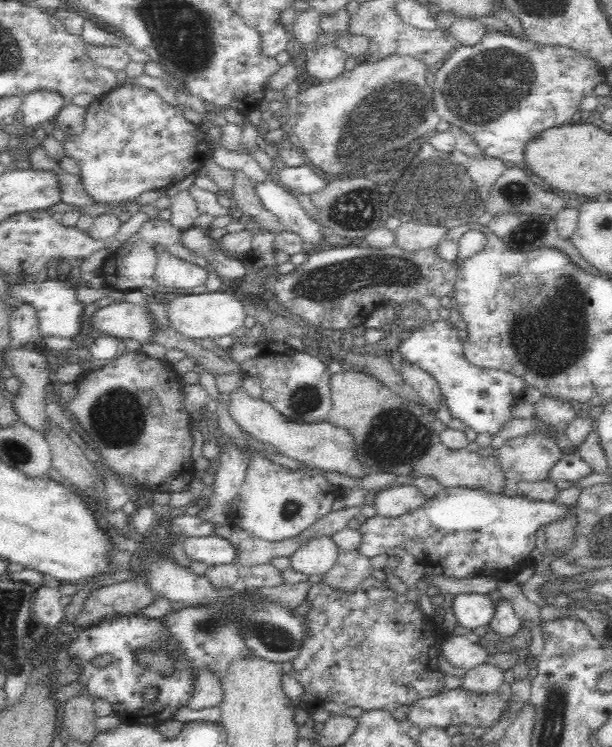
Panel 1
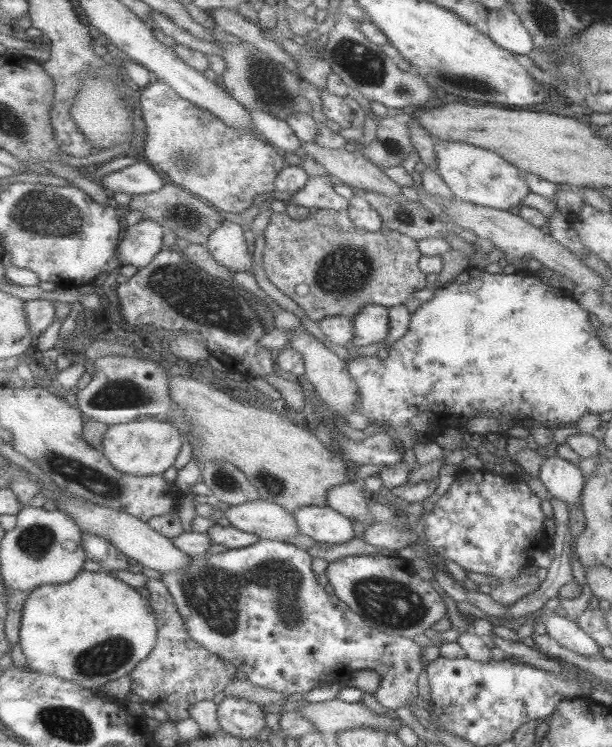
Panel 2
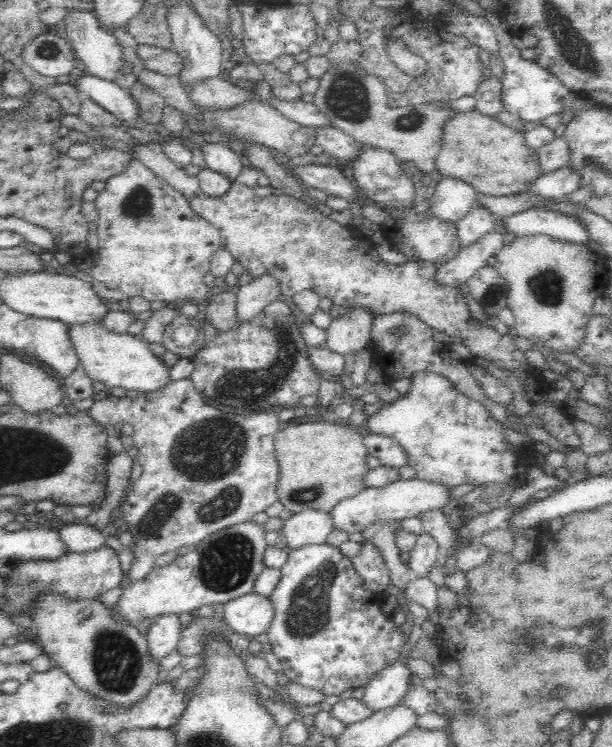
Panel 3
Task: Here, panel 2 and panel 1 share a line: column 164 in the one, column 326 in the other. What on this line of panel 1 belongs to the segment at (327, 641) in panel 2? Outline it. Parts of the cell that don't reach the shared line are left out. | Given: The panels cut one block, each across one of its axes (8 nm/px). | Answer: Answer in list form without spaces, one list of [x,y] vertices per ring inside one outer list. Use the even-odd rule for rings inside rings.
[[[339,551],[336,564],[328,570],[323,580],[332,587],[353,591],[361,580],[372,574],[369,558],[360,551]]]

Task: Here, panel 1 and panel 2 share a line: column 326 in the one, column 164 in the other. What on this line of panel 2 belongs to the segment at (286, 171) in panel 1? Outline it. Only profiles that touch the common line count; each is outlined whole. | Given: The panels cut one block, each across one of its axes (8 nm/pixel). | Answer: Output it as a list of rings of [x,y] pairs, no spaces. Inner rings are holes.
[[[147,160],[113,171],[101,178],[101,186],[115,192],[142,195],[157,192],[169,180]]]

